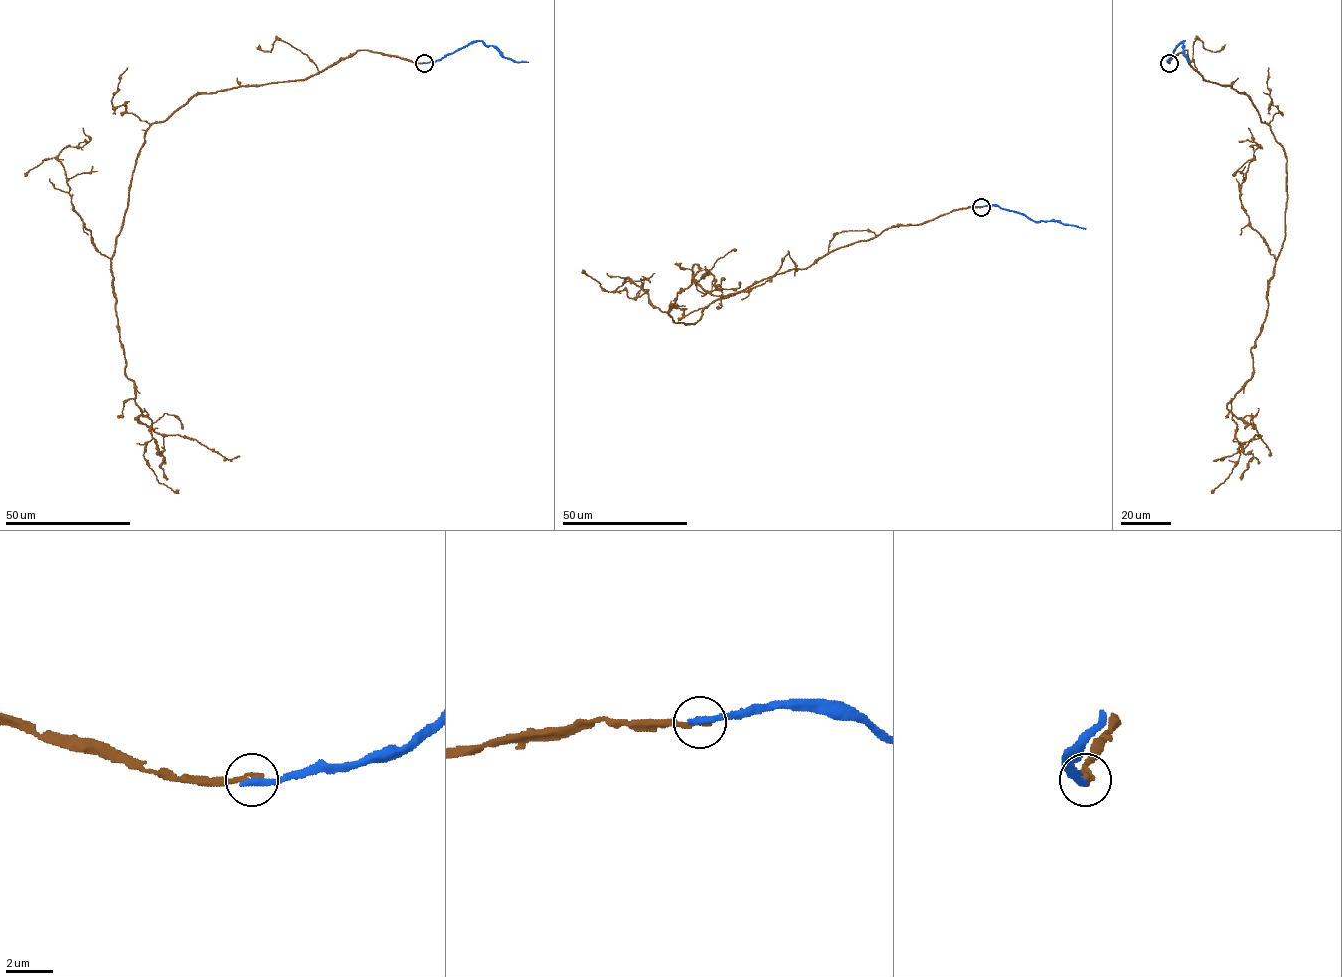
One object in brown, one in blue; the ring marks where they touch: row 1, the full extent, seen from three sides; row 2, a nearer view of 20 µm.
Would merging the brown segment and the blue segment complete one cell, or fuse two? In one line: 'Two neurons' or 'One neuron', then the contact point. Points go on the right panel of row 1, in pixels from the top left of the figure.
One neuron. Place: (1169, 63)

